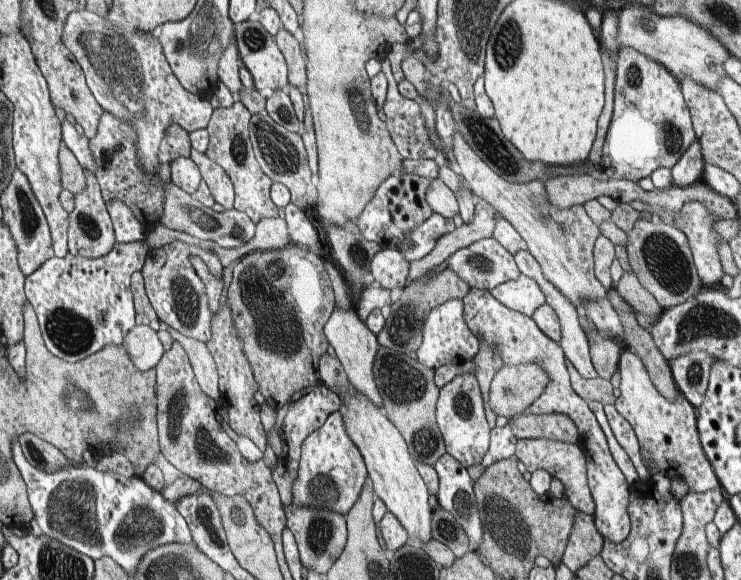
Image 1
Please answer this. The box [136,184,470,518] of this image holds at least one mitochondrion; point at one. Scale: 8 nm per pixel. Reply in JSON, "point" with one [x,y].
{"point":[256,283]}

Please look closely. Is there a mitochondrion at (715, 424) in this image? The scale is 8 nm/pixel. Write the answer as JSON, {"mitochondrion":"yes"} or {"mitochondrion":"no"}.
{"mitochondrion":"no"}

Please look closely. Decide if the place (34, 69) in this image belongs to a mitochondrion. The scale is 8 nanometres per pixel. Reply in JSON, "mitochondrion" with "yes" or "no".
{"mitochondrion":"no"}

